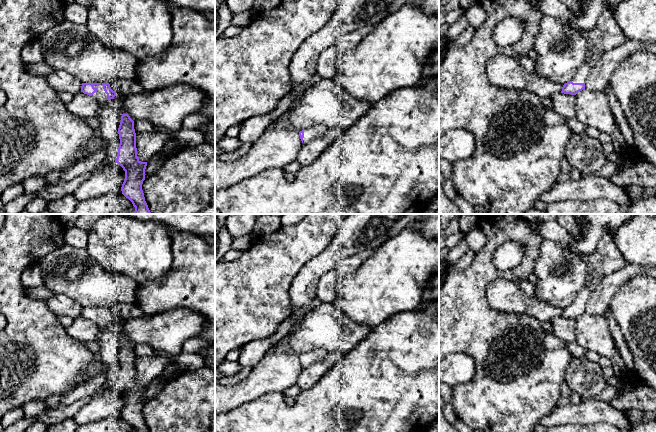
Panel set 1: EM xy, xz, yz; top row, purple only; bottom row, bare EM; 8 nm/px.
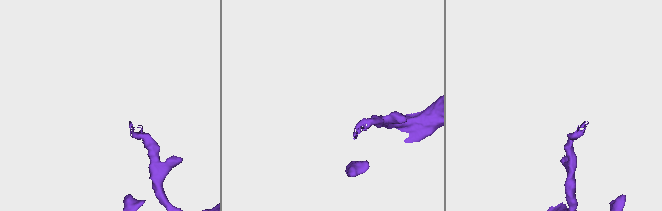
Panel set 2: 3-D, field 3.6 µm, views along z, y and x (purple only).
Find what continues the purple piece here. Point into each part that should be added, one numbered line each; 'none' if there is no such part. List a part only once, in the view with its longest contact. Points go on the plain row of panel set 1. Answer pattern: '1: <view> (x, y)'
1: xy (100, 319)

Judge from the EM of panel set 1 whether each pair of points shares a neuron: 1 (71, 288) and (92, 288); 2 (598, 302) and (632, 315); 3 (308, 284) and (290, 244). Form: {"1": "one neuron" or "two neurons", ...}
{"1": "one neuron", "2": "two neurons", "3": "two neurons"}

